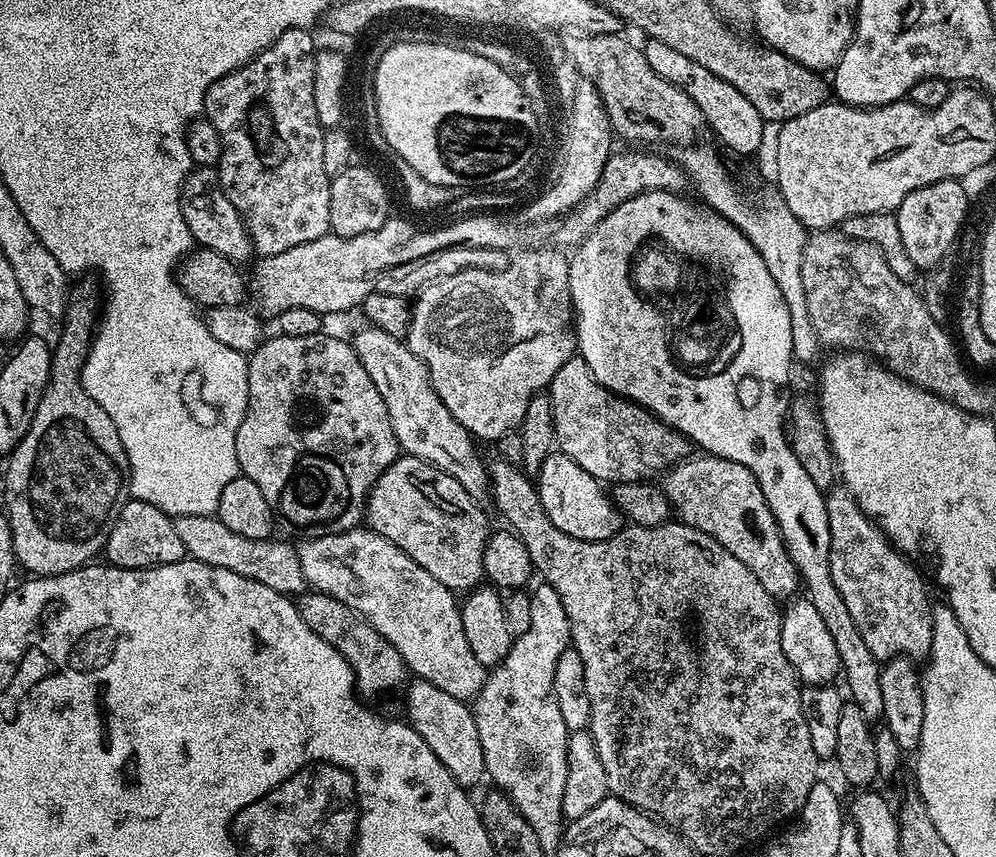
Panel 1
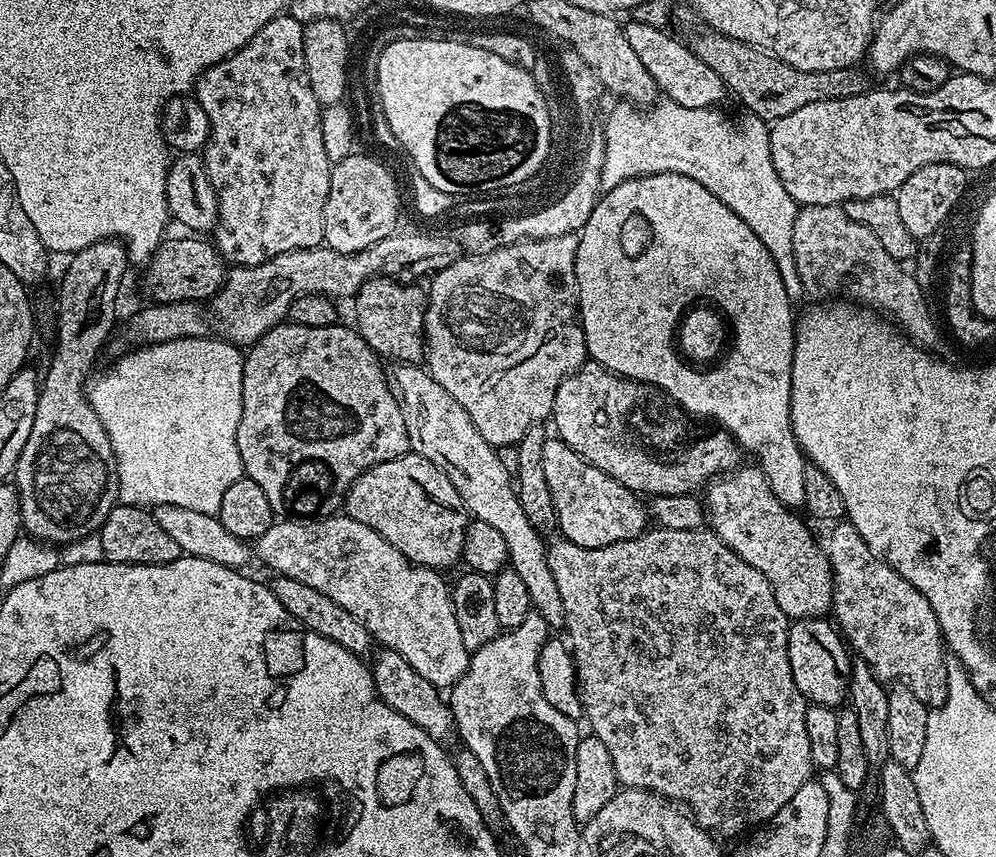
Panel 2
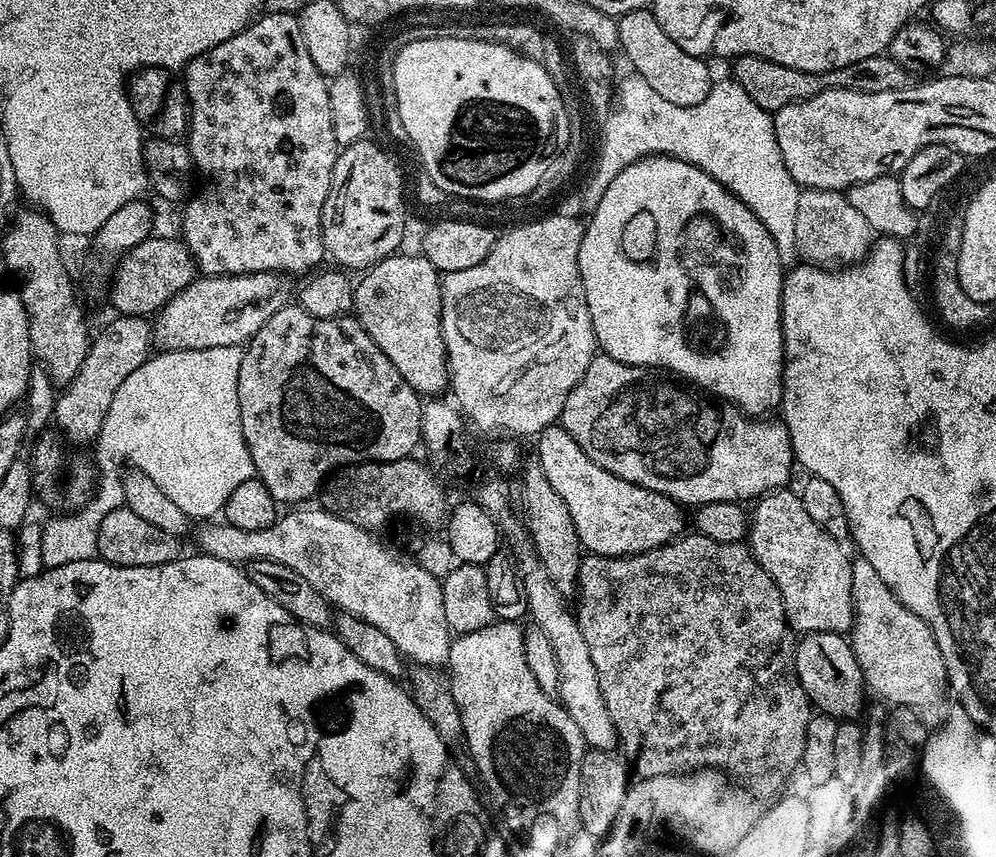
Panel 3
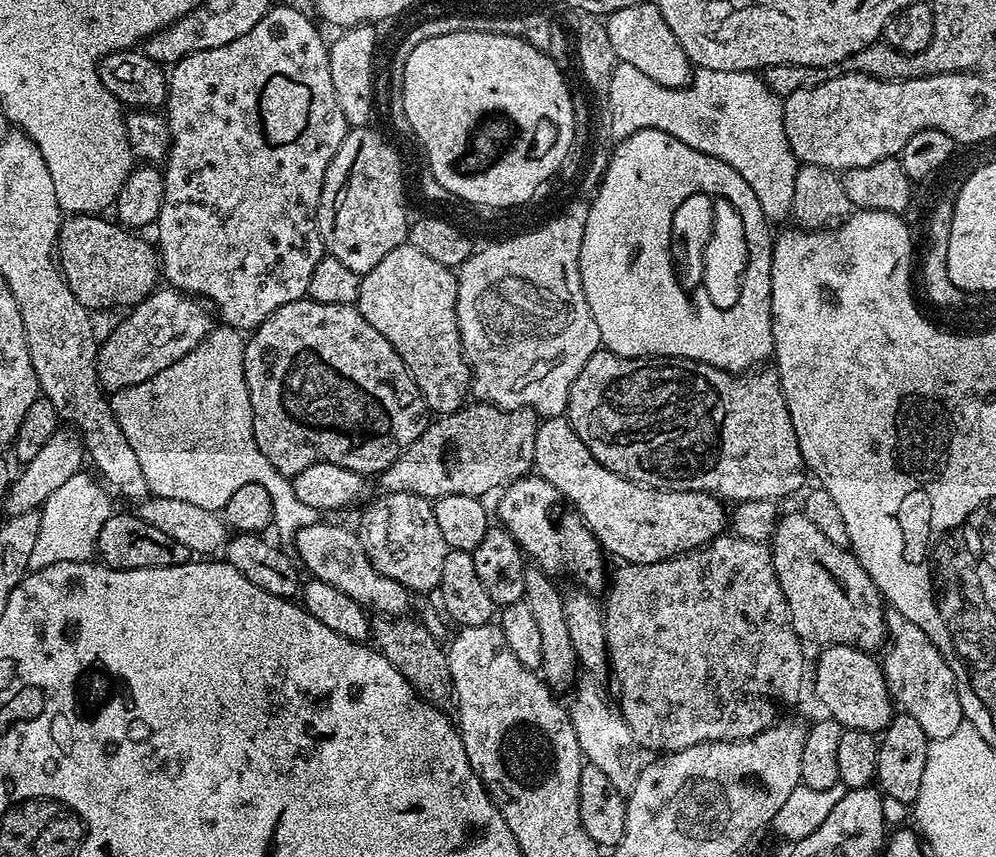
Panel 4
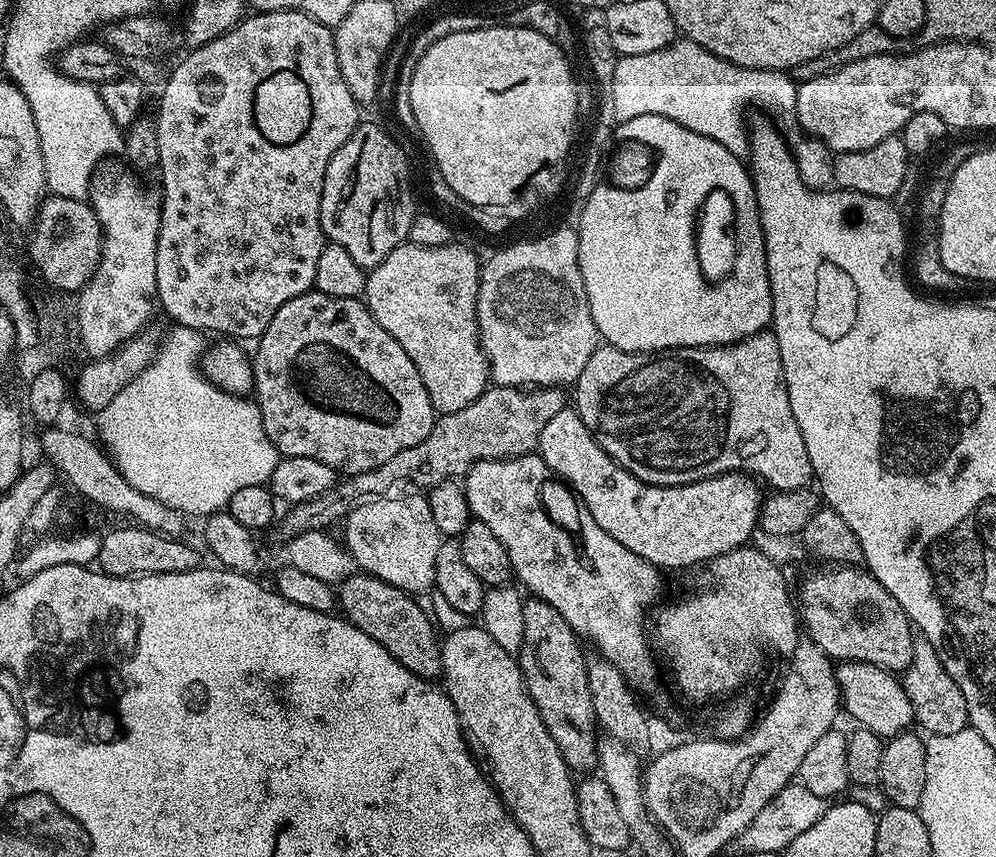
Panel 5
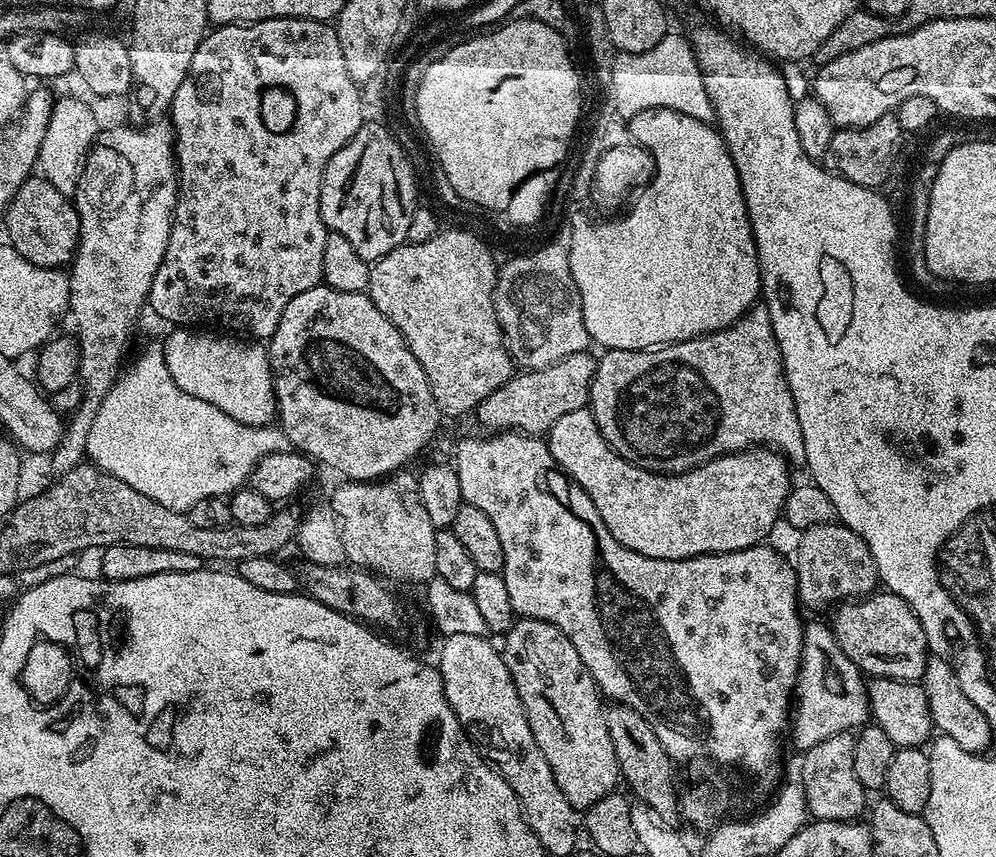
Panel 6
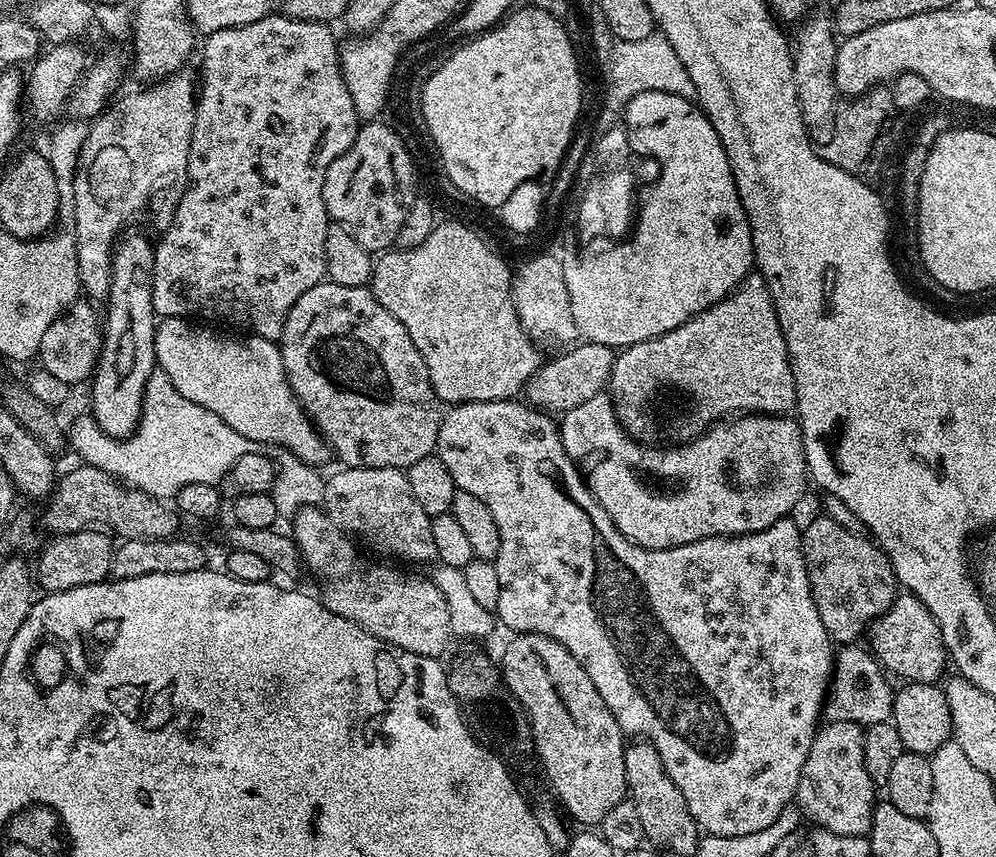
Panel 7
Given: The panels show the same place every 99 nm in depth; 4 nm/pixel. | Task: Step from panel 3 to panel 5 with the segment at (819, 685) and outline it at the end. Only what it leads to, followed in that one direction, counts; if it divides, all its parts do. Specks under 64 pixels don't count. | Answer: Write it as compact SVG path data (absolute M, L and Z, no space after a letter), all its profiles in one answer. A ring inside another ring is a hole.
M846 660L836 668L836 681L840 687L843 711L849 712L859 727L868 728L881 738L897 736L913 727L910 698L906 698L903 683L893 673L866 662Z

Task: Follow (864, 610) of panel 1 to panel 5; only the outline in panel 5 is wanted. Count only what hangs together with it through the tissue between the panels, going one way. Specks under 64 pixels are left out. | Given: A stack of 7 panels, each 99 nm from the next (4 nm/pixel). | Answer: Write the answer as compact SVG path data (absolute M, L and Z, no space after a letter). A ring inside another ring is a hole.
M916 640L910 666L902 673L902 683L906 690L906 698L910 698L915 723L921 724L925 733L949 736L969 727L966 702L958 690L958 682L954 682L954 678L946 674L946 666L942 666L934 646L930 646L927 640Z

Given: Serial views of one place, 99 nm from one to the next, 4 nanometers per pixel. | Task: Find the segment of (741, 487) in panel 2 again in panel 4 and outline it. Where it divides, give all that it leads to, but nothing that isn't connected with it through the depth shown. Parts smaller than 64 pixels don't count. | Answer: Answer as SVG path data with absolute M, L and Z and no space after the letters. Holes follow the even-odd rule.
M803 510L788 512L785 516L783 513L777 519L776 531L771 536L770 547L772 565L778 574L782 594L786 594L790 622L801 641L809 645L816 644L815 646L845 644L851 648L860 648L869 654L885 647L888 635L886 601L880 595L878 586L874 586L870 574L866 574L866 570L851 550L845 545L830 542L830 538L826 538L826 534L822 534L822 530L818 530L818 526L814 526L814 522L806 518Z

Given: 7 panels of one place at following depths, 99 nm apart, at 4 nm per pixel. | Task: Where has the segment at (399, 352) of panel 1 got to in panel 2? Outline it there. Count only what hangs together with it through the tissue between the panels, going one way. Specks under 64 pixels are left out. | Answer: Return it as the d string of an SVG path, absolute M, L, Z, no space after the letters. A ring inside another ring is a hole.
M397 363L395 368L394 388L398 393L400 412L406 422L409 449L426 458L426 462L434 462L434 466L438 466L438 470L442 470L442 474L446 474L446 478L454 482L454 490L458 490L462 502L475 519L486 522L494 526L494 530L501 532L508 547L508 563L518 574L522 574L522 582L526 582L533 609L539 612L542 618L546 618L549 626L563 625L562 597L558 595L558 582L554 582L554 574L550 574L545 537L537 532L534 526L530 526L525 512L522 511L522 502L518 502L516 497L513 477L506 474L505 467L498 460L496 448L490 442L486 442L482 434L478 434L478 426L470 422L470 414L466 414L466 410L462 410L462 406L458 406L454 398L450 398L445 388L438 386L438 382L428 373L427 367Z

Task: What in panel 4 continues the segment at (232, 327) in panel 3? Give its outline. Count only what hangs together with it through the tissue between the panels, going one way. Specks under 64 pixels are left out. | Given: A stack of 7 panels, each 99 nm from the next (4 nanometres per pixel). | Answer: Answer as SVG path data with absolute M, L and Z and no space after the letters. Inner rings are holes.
M171 286L157 287L125 316L128 317L109 334L105 344L103 341L99 345L96 353L96 379L108 394L138 386L174 366L182 357L193 355L209 339L212 320L214 324L213 313L199 299Z

